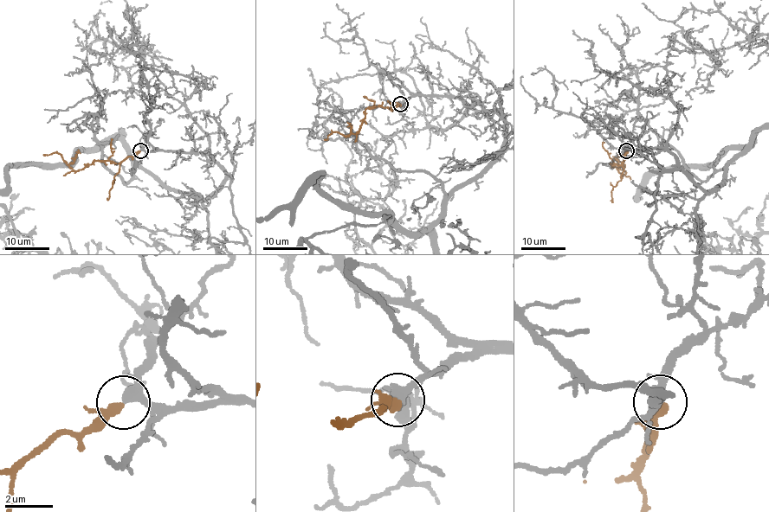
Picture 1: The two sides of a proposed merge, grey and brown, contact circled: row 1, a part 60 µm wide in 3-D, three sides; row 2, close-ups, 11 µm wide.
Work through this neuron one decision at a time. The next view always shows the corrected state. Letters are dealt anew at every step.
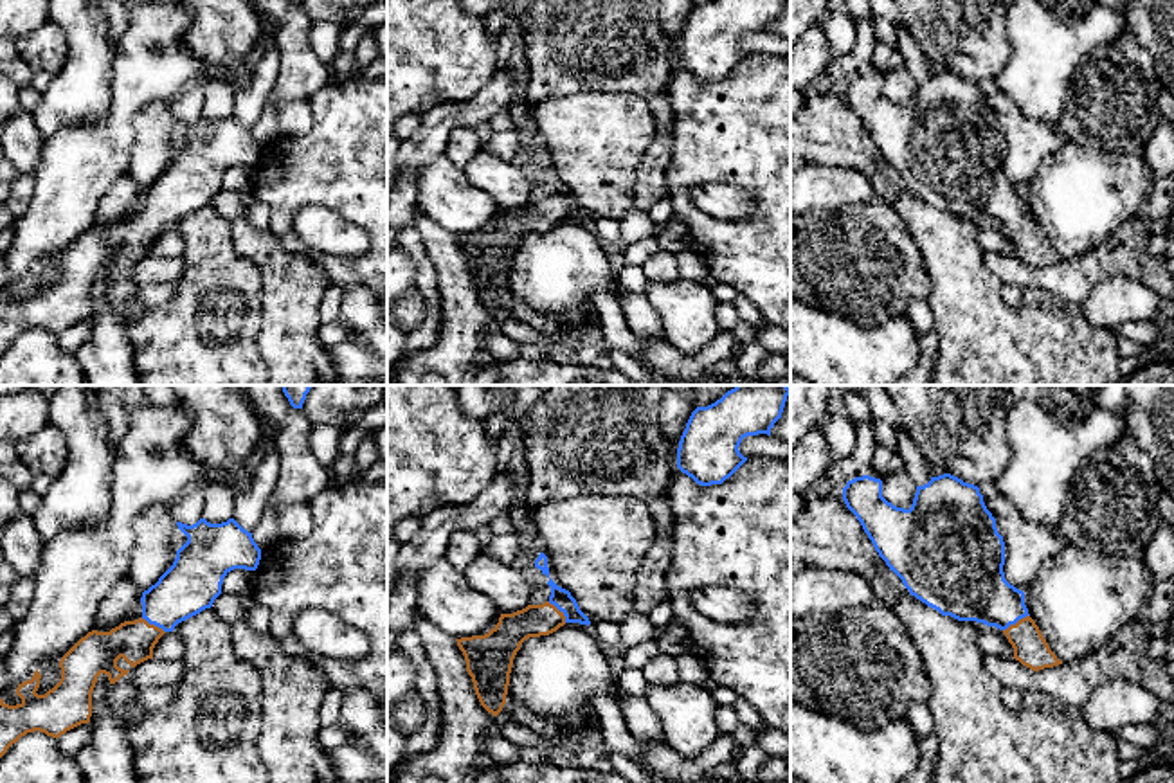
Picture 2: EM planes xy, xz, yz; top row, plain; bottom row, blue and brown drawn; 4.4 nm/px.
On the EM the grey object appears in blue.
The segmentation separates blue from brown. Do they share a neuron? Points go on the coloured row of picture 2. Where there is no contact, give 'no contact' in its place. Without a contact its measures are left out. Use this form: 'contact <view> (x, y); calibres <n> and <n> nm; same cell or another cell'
contact yz (1016, 621); calibres 300 and 160 nm; same cell

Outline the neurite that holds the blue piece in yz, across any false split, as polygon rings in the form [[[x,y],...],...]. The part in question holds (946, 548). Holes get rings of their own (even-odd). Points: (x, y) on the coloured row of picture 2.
[[[951,473],[931,477],[917,486],[911,508],[904,509],[882,497],[880,479],[862,475],[846,482],[843,500],[911,596],[942,616],[999,628],[1014,648],[1014,659],[1034,671],[1062,664],[1030,617],[1025,592],[1005,580],[1005,542],[978,486]]]

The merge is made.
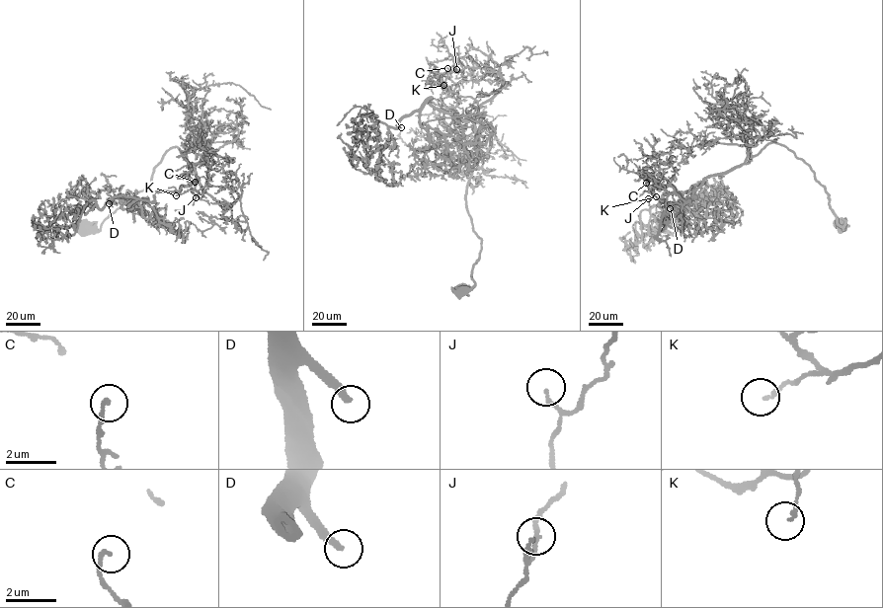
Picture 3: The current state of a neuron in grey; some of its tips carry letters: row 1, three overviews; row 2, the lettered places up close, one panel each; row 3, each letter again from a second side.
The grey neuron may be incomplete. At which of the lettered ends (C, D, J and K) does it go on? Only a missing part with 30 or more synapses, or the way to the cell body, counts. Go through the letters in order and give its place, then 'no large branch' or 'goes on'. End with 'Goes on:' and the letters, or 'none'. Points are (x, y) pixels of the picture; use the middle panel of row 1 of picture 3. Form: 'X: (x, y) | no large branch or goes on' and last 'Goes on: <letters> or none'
C: (447, 68) | no large branch
D: (401, 127) | goes on
J: (456, 69) | no large branch
K: (443, 85) | no large branch
Goes on: D

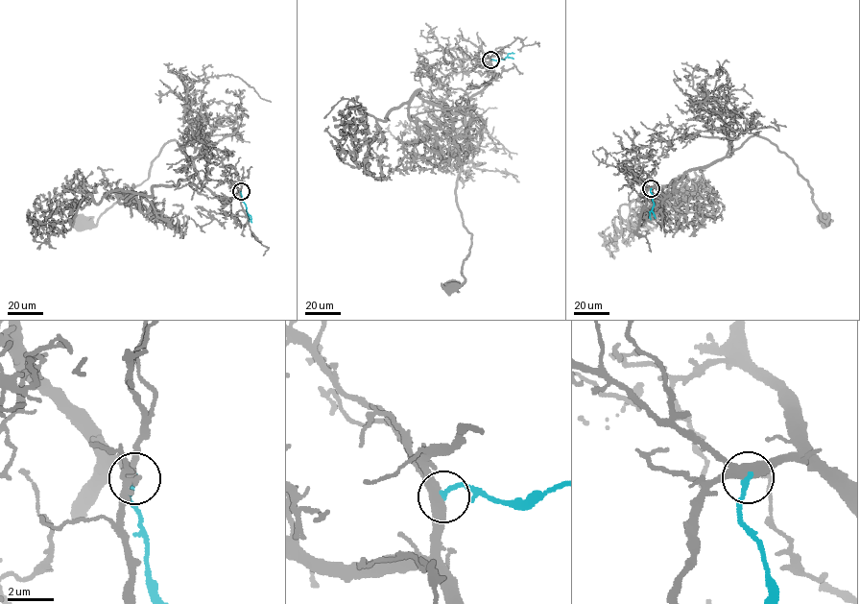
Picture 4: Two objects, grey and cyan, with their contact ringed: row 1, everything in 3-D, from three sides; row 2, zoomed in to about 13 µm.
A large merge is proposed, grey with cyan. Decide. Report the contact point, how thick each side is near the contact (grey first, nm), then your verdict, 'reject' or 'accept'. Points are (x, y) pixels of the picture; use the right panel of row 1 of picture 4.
(651, 188) | 380/180 nm | reject

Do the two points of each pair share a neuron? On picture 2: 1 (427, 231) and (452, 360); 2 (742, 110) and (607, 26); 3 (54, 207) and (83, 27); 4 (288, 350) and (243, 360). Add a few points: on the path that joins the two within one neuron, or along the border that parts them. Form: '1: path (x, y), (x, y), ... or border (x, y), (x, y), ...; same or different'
1: path (451, 263), (452, 328); same
2: border (659, 24), (668, 56), (665, 90); different
3: border (107, 110), (98, 123), (63, 126), (45, 139); different
4: border (261, 315), (258, 353), (267, 366); different

